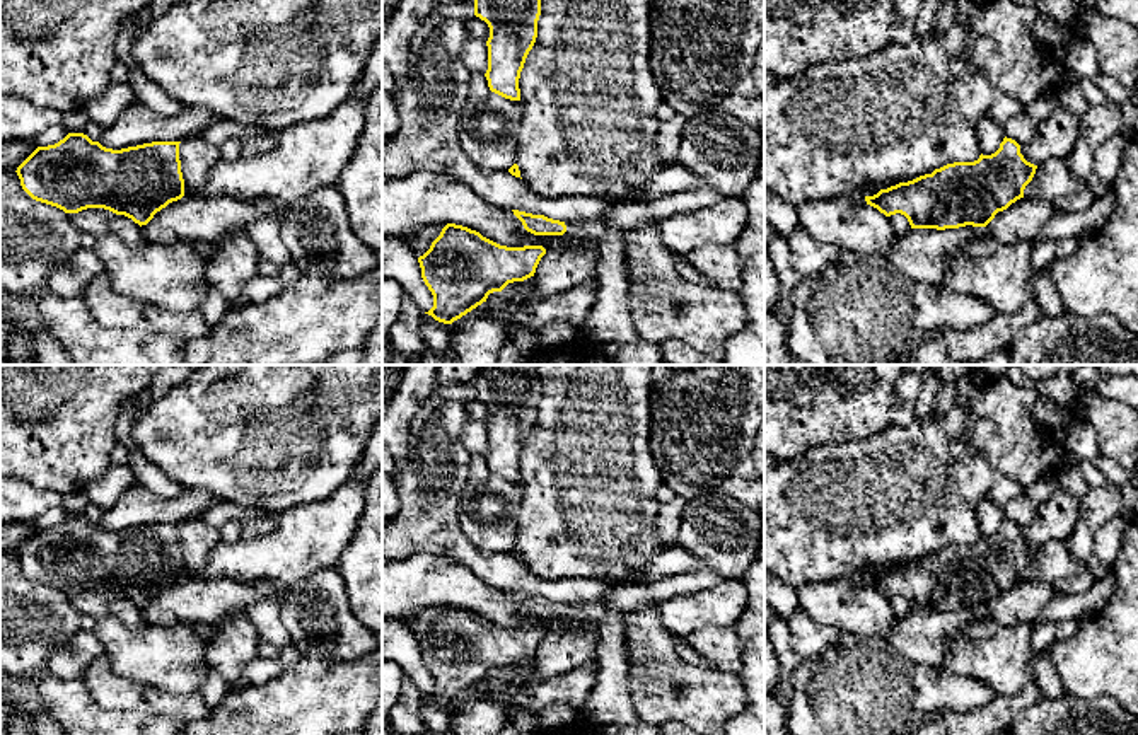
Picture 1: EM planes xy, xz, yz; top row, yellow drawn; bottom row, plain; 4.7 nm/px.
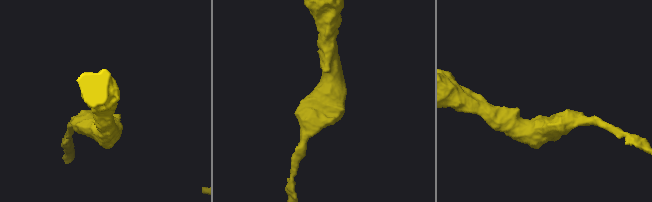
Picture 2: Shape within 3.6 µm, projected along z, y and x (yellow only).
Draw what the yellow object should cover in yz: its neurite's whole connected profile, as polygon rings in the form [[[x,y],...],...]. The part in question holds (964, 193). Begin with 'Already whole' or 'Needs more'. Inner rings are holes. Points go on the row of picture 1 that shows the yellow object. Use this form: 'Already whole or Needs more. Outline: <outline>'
Already whole. Outline: [[[1005,136],[991,155],[947,164],[865,196],[865,201],[885,217],[904,215],[911,229],[986,227],[998,211],[1024,198],[1036,169],[1020,153],[1020,145]]]

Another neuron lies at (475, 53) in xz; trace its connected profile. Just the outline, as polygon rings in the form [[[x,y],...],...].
[[[469,38],[461,49],[461,60],[471,73],[486,73],[488,70],[488,46],[483,41]]]

